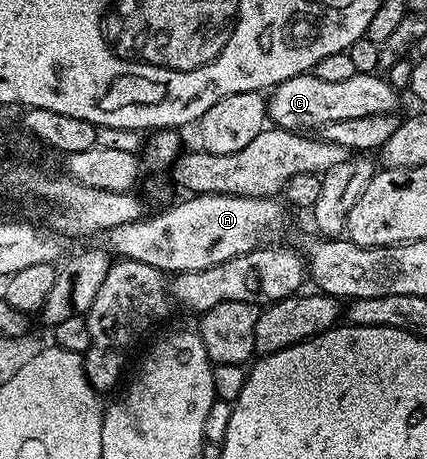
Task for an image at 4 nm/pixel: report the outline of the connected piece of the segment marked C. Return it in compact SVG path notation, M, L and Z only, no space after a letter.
M357 72L344 82L323 82L323 78L306 74L287 78L268 93L270 125L290 130L320 129L331 122L344 122L346 118L367 118L367 114L396 113L398 89L389 85L384 75Z

